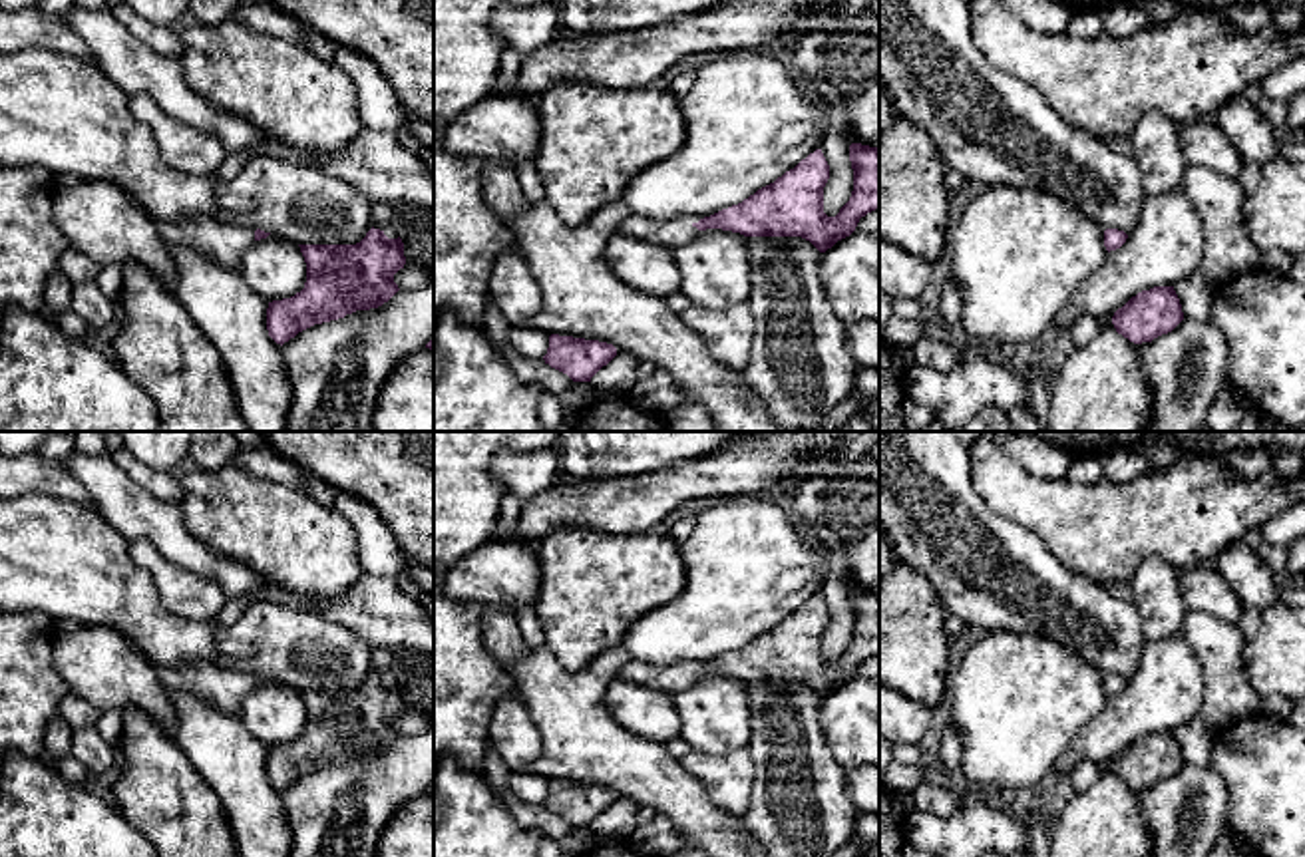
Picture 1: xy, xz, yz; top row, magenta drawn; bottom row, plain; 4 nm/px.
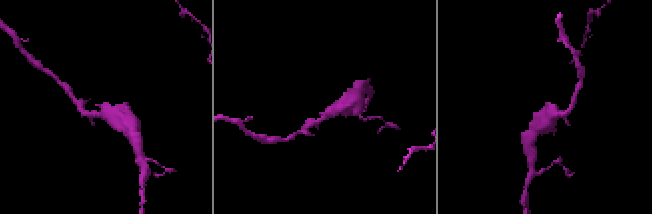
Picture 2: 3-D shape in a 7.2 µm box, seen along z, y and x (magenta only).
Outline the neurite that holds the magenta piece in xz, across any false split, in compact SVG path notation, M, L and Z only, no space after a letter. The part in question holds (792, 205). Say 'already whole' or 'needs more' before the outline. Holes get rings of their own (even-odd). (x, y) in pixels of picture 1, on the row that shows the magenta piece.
needs more; M851 143L853 191L836 217L824 213L824 187L830 165L816 149L774 183L758 189L738 205L710 217L676 217L652 221L633 215L619 227L619 235L637 237L668 249L678 249L700 231L722 229L744 237L802 237L820 253L849 237L859 219L879 209L879 149Z

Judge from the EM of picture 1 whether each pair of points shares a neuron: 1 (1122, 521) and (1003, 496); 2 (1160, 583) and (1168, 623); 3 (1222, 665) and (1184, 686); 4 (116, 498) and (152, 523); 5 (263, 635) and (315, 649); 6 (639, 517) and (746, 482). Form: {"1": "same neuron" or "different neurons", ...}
{"1": "same neuron", "2": "same neuron", "3": "different neurons", "4": "same neuron", "5": "same neuron", "6": "same neuron"}

